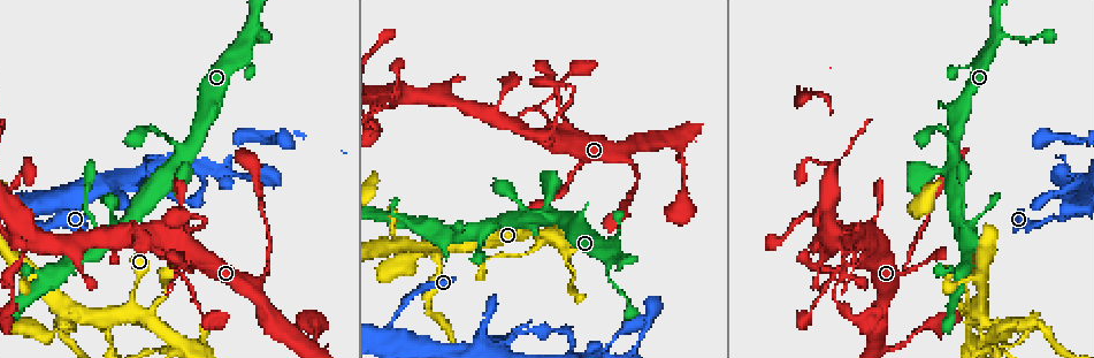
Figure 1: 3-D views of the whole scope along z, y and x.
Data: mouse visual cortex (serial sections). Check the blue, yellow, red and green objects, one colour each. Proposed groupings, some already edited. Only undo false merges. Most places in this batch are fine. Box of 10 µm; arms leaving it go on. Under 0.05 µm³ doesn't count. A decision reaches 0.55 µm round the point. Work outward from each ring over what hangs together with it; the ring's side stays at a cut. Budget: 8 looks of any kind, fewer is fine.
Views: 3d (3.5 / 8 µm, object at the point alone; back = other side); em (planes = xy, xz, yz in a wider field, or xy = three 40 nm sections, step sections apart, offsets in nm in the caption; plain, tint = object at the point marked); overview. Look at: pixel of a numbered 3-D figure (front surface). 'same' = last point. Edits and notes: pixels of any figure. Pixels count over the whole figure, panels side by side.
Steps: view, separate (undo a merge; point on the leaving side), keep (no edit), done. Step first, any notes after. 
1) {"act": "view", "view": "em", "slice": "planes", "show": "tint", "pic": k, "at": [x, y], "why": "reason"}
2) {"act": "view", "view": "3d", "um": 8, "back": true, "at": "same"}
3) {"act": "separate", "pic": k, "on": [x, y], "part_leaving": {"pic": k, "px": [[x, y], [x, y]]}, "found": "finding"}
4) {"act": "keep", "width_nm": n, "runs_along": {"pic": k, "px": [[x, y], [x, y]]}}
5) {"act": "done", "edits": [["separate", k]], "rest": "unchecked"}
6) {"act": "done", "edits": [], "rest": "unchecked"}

{"act": "view", "view": "3d", "um": 3.5, "back": true, "pic": 1, "at": [130, 304]}

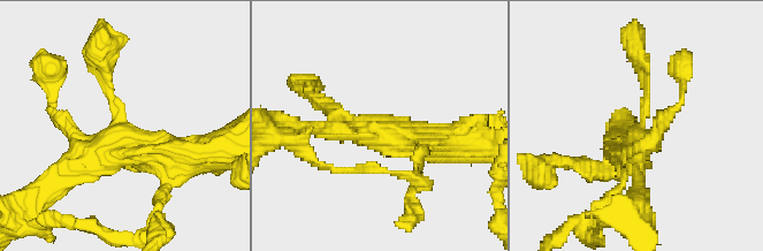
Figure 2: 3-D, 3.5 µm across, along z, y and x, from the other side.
{"act": "view", "view": "em", "slice": "xy", "step": 3, "show": "tint", "pic": 2, "at": [119, 131], "arms": 4, "arm_widths_nm": [150, 200, 300, 400]}

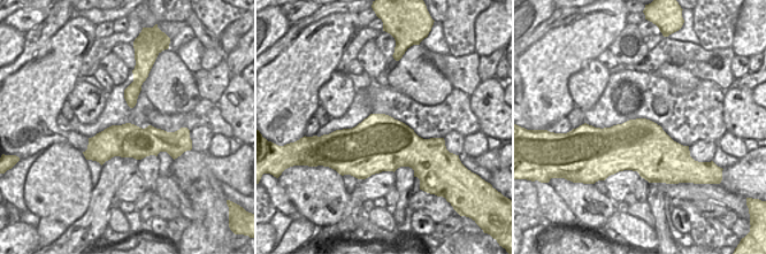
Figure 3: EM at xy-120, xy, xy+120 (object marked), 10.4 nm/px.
{"act": "view", "view": "em", "slice": "xy", "step": 1, "show": "tint", "at": "same", "why": "another direction"}

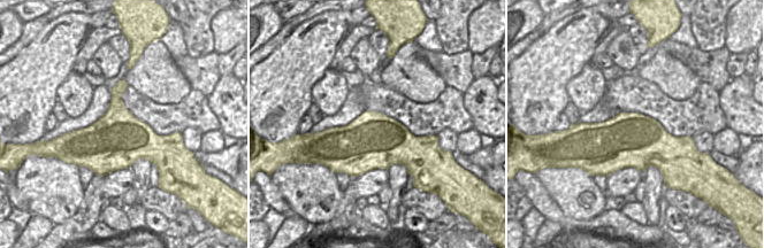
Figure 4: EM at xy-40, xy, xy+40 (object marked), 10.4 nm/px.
{"act": "keep", "runs_along": {"pic": 2, "px": [[100, 60], [121, 131], [189, 156]]}, "found": "continuous, no second cell"}

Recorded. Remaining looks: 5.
{"act": "view", "view": "3d", "um": 3.5, "pic": 1, "at": [864, 238]}

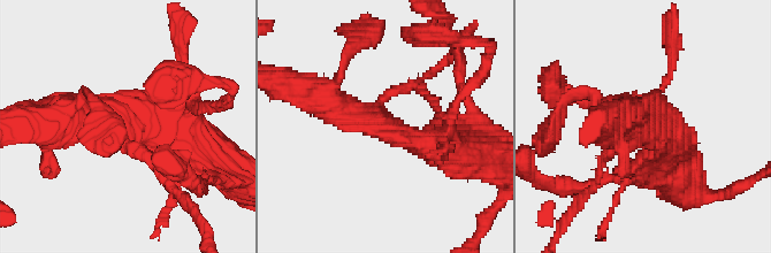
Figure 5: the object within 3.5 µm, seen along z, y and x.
{"act": "view", "view": "em", "slice": "xy", "step": 2, "show": "tint", "pic": 5, "at": [377, 121], "why": "need the tissue"}

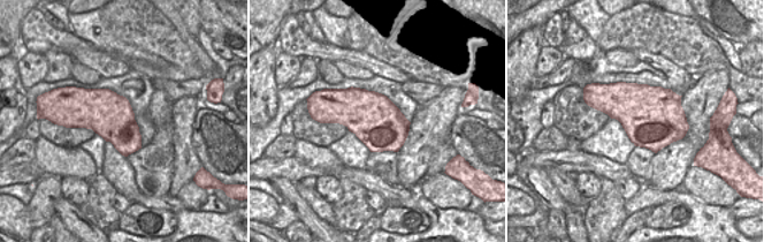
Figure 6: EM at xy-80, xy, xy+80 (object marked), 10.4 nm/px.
{"act": "keep", "arms": 3, "arm_widths_nm": [150, 450, 450], "runs_along": {"pic": 5, "px": [[448, 151], [307, 92]]}, "found": "continuous, no second cell"}

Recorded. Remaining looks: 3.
{"act": "view", "view": "3d", "um": 3.5, "pic": 1, "at": [265, 271], "why": "calibre changes"}

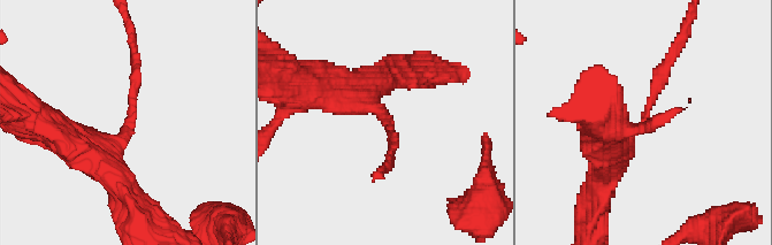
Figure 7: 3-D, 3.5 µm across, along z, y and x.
{"act": "view", "view": "em", "slice": "xy", "step": 2, "show": "tint", "pic": 7, "at": [128, 125], "arm_widths_nm": [150, 450]}

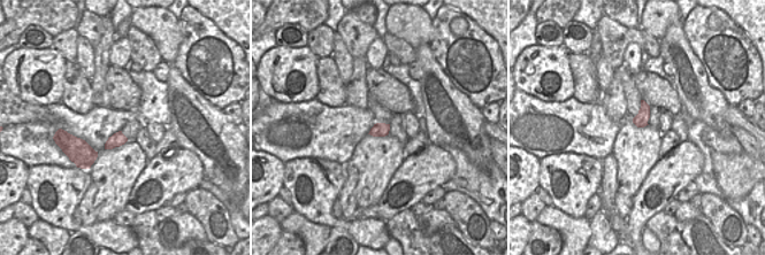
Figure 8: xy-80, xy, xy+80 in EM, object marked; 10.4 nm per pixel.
{"act": "keep", "runs_along": {"pic": 7, "px": [[67, 143], [123, 132], [134, 58]]}, "found": "continuous, no second cell"}

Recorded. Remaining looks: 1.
{"act": "done", "edits": [], "rest": "unchecked"}

